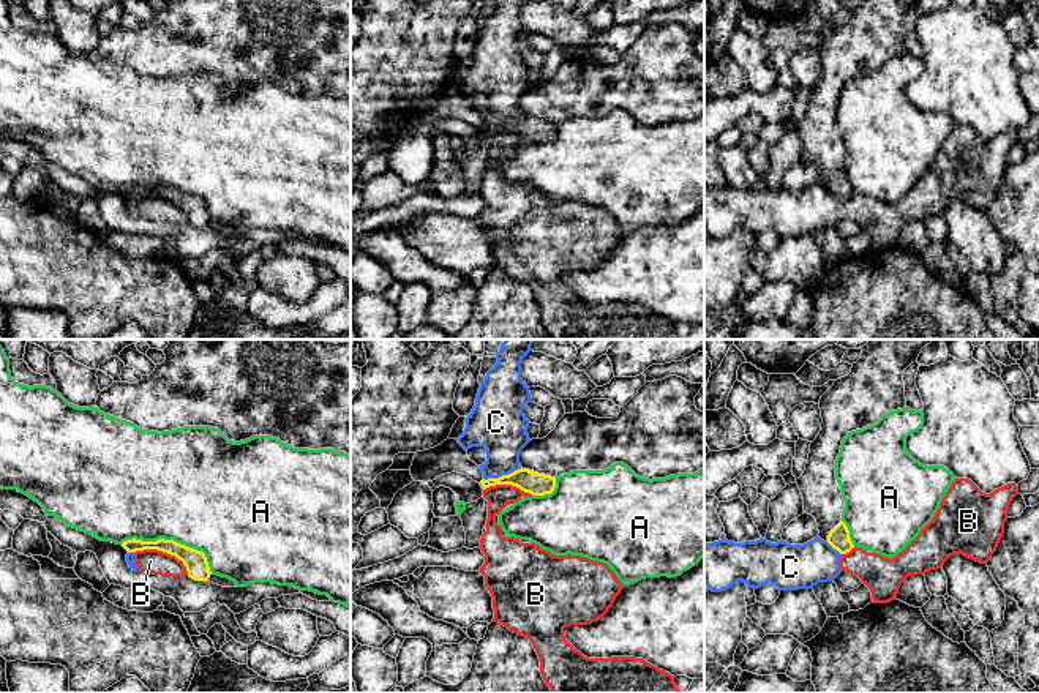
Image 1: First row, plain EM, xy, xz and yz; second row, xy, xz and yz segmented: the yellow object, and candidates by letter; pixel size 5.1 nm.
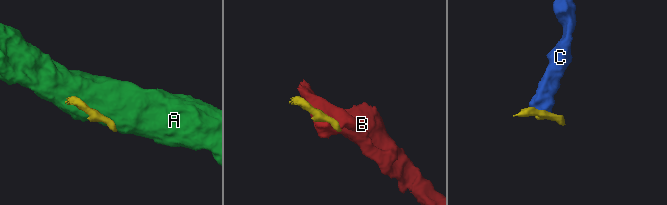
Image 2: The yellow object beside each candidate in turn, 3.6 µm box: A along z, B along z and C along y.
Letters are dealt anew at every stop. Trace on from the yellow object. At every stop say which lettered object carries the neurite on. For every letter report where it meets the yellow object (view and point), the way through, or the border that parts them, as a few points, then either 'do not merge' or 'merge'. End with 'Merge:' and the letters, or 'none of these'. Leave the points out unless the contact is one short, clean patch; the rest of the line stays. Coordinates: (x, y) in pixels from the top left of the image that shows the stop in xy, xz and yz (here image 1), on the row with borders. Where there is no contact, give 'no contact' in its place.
A: xy (171, 540) | do not merge
B: xy (165, 551) | along xy (135, 551), (161, 550), (174, 554), (188, 575) | do not merge
C: xz (502, 475) | along xz (521, 468), (498, 477), (483, 479) | do not merge
Merge: none of these

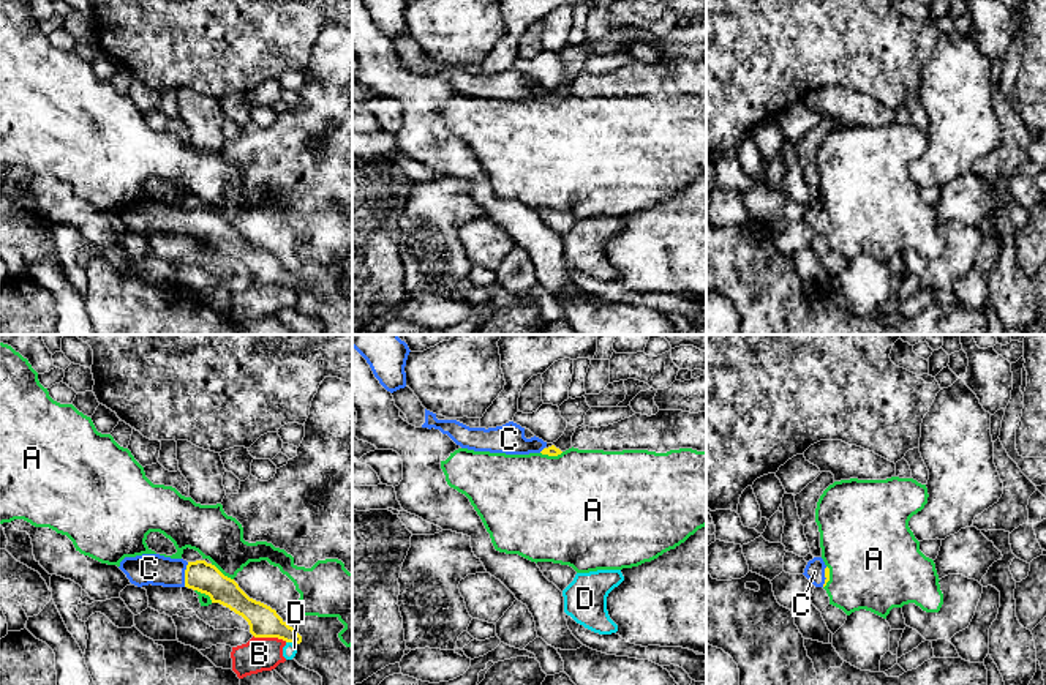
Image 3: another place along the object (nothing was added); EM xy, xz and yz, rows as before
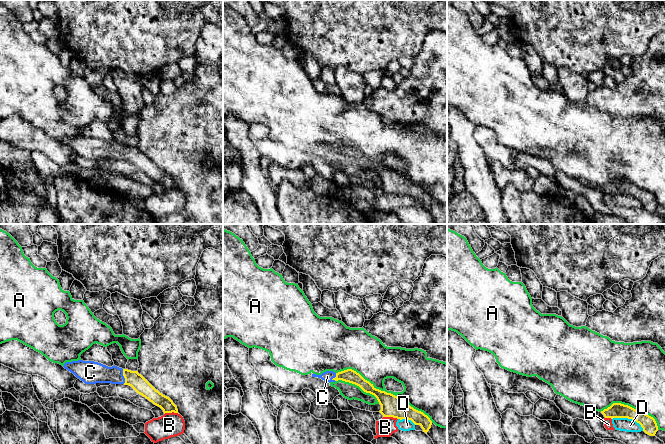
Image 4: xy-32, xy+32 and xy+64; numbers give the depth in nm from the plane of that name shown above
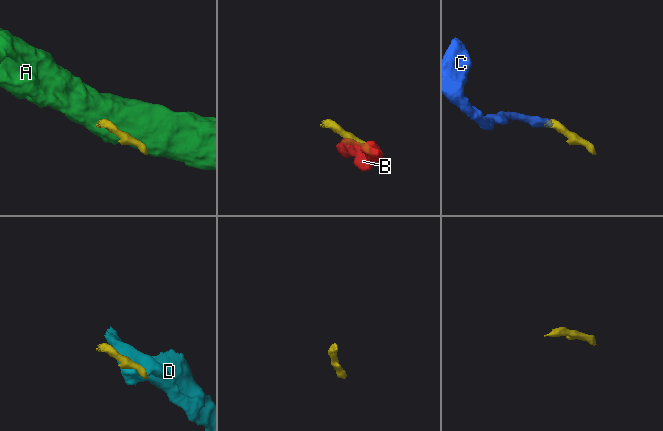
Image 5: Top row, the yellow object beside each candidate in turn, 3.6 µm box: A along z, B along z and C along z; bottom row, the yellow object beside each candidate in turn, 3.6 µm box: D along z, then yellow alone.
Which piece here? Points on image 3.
A: xy (220, 572) | do not merge
B: xy (270, 636) | along xy (253, 635), (286, 641) | do not merge
C: xy (185, 575) | across xy (206, 578), (185, 575), (149, 568) | merge
D: xy (291, 641) | along xy (286, 641), (294, 644) | do not merge
Merge: C

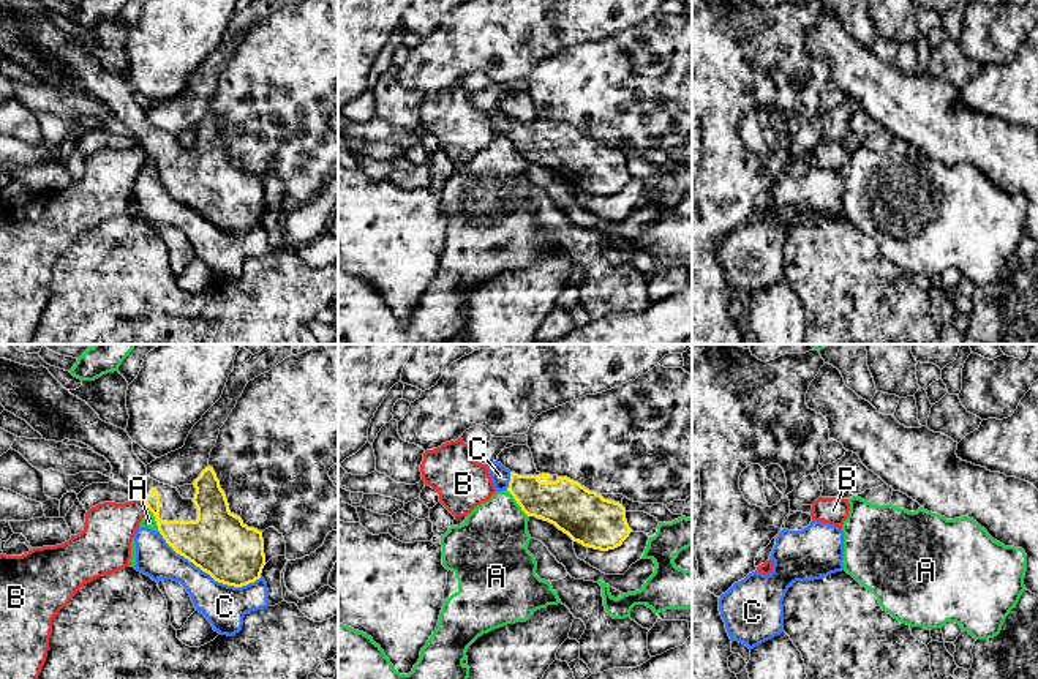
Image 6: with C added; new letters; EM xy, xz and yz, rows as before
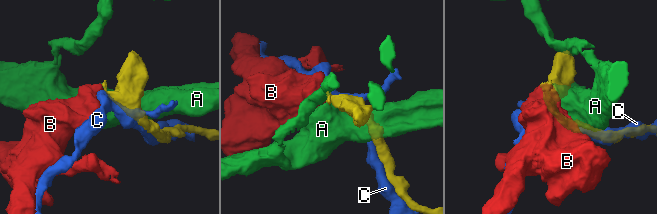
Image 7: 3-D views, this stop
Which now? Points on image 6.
A: xz (517, 502) | do not merge
B: xy (147, 507) | along xy (144, 504), (149, 509) | do not merge
C: xy (209, 573) | do not merge
Merge: none of these

